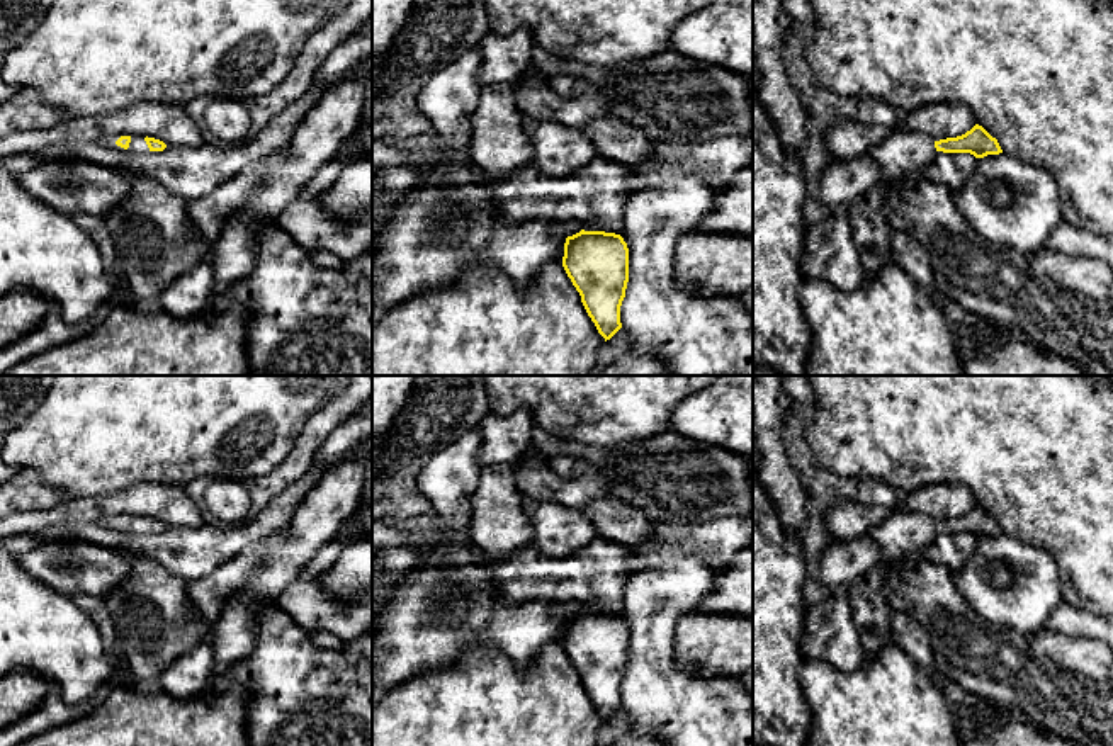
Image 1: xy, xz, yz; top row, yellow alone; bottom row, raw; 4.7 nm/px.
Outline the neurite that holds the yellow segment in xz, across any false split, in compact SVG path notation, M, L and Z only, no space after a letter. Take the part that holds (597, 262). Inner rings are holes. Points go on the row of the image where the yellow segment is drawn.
M585 231L568 236L562 267L598 333L610 340L620 328L629 282L629 248L620 235Z

